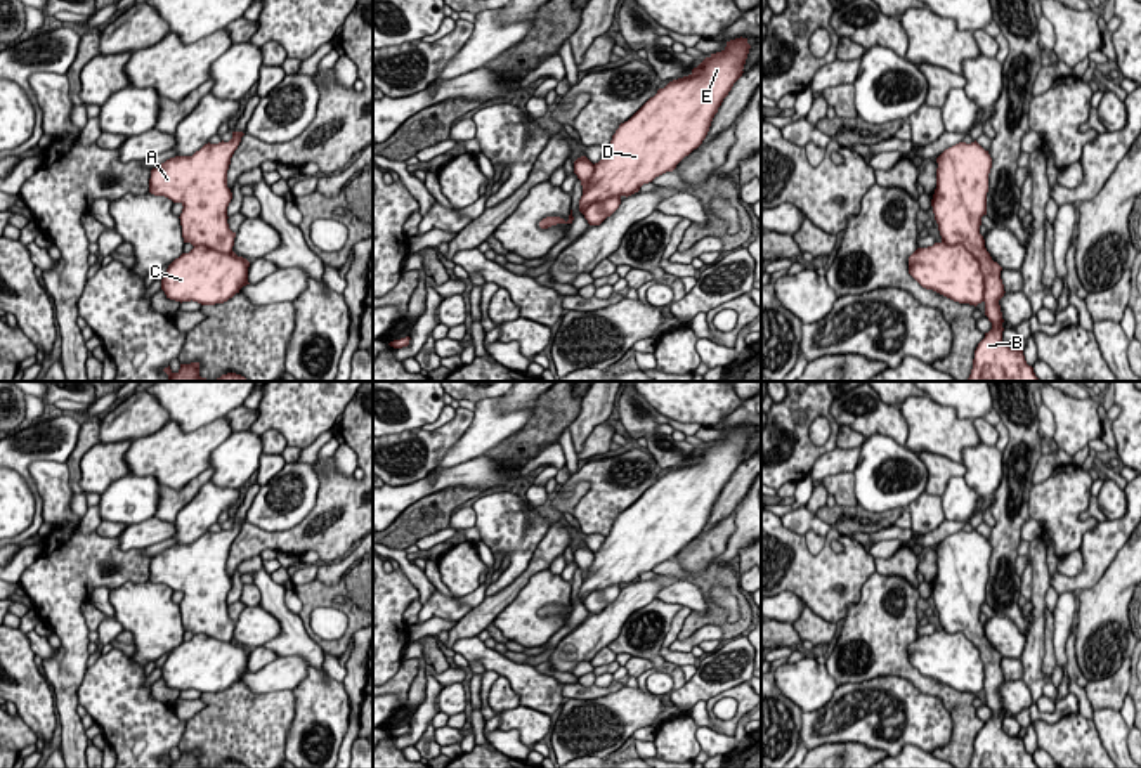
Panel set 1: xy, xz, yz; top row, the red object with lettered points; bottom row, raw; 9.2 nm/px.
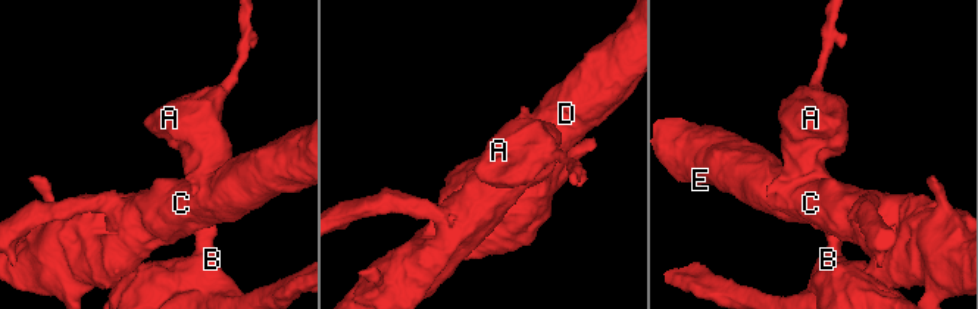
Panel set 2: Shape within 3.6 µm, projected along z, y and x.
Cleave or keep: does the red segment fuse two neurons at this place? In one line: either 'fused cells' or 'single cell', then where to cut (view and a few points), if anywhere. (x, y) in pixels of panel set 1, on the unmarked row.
fused cells; cut yz (942, 628), (961, 633), (978, 650), (984, 689)

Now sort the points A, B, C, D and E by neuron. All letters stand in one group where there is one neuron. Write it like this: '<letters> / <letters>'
A B / C D E

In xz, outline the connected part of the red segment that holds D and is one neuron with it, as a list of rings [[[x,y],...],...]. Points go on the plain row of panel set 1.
[[[742,425],[727,430],[721,440],[706,446],[688,465],[659,477],[621,511],[602,548],[595,551],[579,600],[603,588],[638,581],[697,537],[723,487],[742,465],[749,437]]]

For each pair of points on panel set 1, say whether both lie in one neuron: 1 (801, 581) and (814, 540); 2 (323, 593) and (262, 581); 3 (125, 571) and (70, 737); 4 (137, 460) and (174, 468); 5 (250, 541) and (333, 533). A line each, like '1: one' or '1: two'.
1: two
2: two
3: one
4: one
5: one

